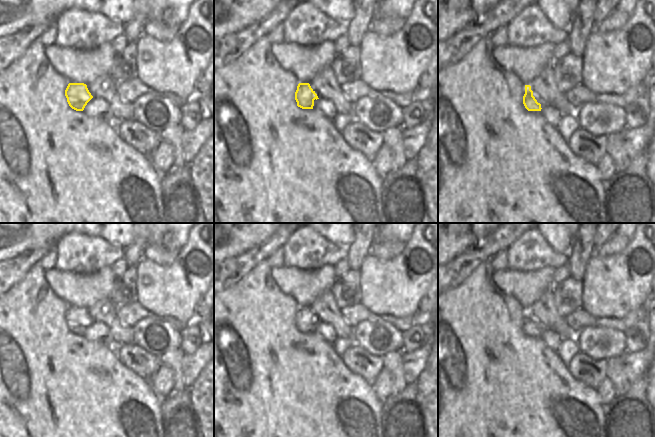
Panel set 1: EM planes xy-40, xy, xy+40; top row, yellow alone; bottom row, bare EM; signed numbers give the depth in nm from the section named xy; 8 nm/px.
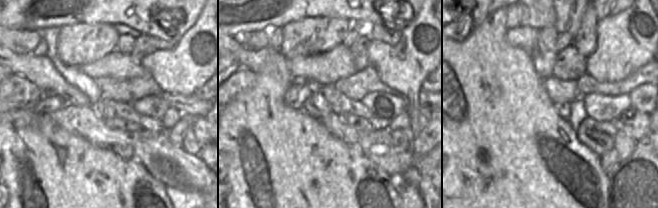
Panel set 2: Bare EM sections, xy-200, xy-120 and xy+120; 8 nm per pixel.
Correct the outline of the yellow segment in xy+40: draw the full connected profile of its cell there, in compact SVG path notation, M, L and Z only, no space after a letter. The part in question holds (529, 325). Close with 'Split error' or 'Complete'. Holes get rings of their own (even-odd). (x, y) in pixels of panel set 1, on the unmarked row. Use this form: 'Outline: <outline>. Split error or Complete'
Outline: M525 309L523 328L528 335L541 335L547 326L533 316L530 309Z. Split error

